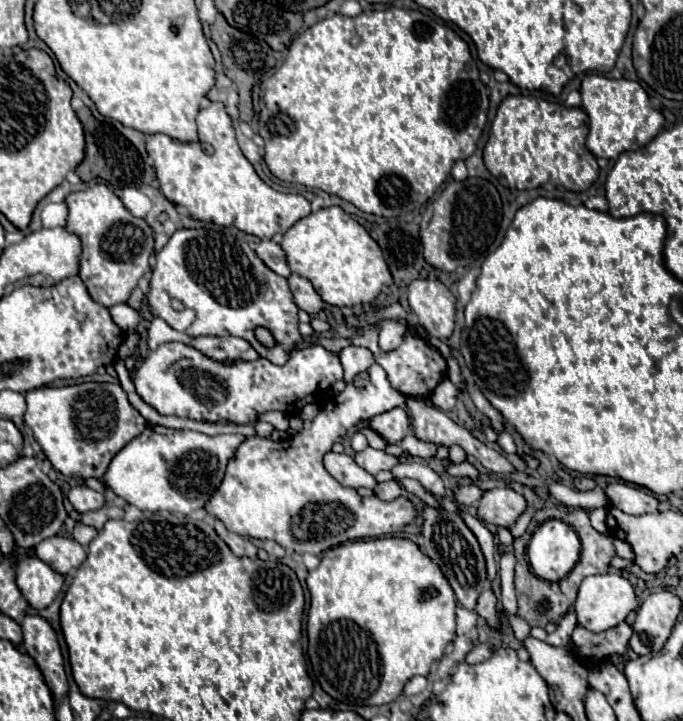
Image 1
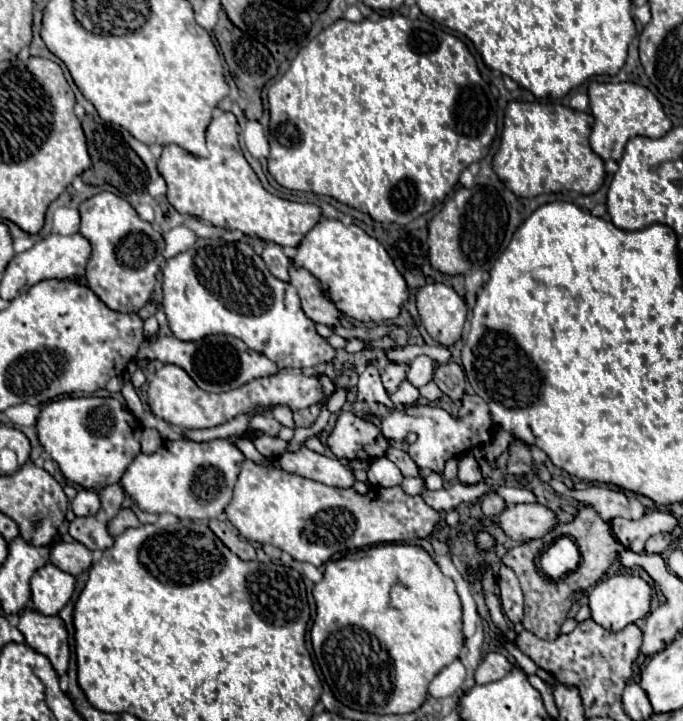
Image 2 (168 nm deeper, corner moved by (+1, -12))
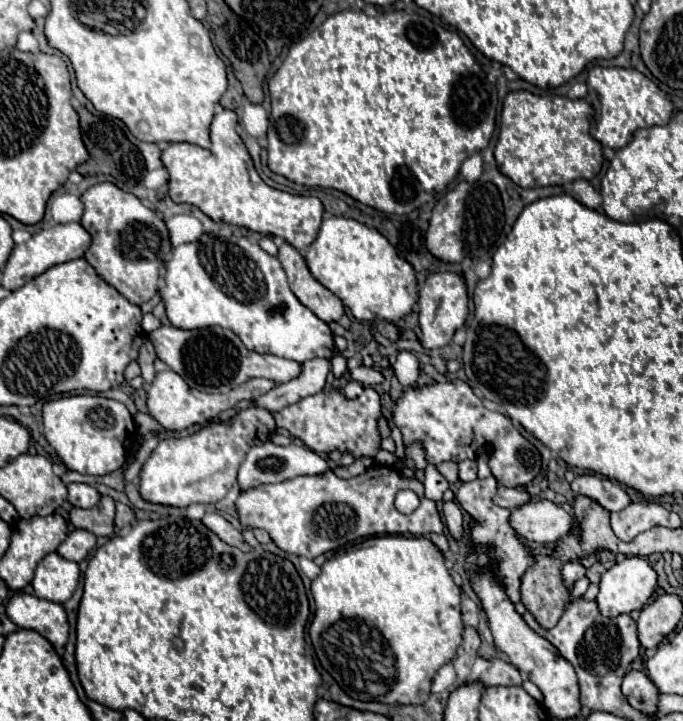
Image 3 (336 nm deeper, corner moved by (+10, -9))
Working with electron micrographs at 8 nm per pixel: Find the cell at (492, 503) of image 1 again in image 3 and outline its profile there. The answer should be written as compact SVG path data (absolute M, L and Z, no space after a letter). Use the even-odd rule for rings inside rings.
M532 499L514 509L510 525L528 543L556 543L574 529L572 515L546 499Z

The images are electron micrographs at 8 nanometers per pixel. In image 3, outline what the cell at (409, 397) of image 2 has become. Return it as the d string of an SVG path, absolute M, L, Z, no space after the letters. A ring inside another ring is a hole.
M364 365L354 367L354 369L350 371L350 377L352 377L354 381L360 381L362 385L376 385L376 383L382 381L382 375L380 375L378 371L368 369L368 367L364 367Z

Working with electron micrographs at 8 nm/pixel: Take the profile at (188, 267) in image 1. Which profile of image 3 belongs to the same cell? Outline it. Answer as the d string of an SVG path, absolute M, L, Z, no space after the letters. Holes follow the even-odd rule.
M206 233L194 243L176 247L166 263L166 269L168 269L164 277L166 287L160 289L160 295L166 305L166 315L174 327L204 329L220 325L232 329L238 337L242 337L242 343L256 353L272 353L300 363L316 357L330 357L334 353L334 341L332 341L334 336L330 327L296 299L296 295L288 287L286 273L280 261L268 255L258 243L252 243L246 237L236 237L236 235L230 237L220 235L218 241L216 237Z

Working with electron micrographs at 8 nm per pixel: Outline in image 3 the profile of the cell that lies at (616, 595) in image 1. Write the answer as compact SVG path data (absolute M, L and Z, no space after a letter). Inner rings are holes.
M626 557L624 561L610 567L600 579L600 593L596 597L600 613L606 617L616 617L620 613L640 611L652 597L656 587L658 587L658 573L652 569L652 565L644 557Z

